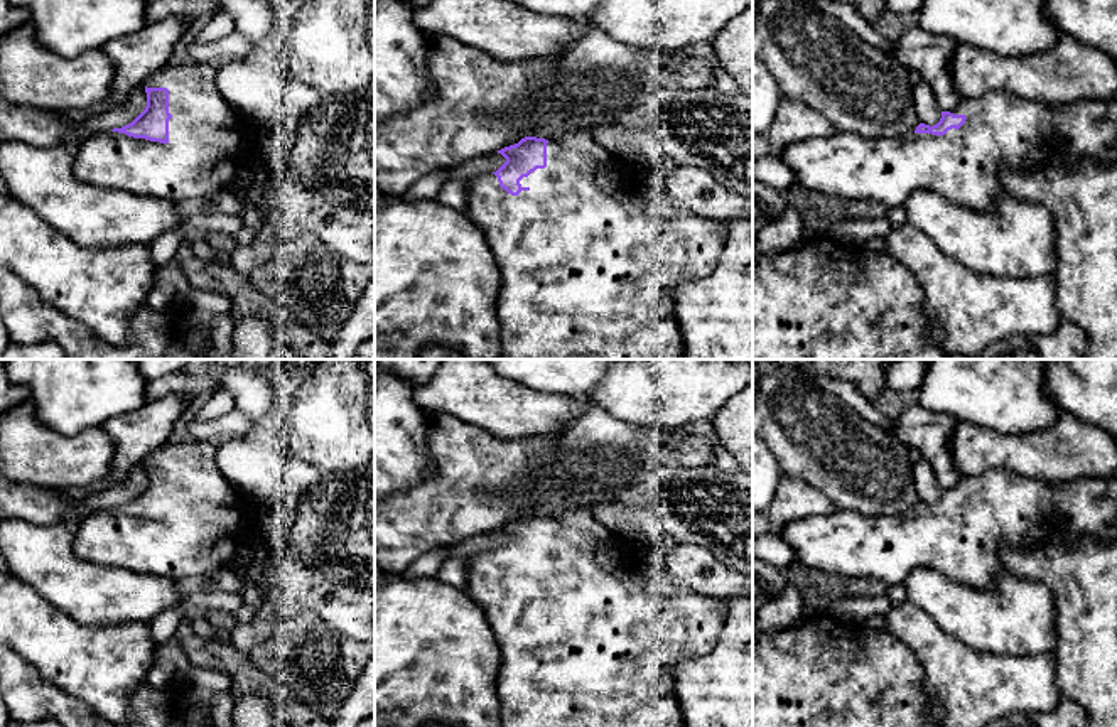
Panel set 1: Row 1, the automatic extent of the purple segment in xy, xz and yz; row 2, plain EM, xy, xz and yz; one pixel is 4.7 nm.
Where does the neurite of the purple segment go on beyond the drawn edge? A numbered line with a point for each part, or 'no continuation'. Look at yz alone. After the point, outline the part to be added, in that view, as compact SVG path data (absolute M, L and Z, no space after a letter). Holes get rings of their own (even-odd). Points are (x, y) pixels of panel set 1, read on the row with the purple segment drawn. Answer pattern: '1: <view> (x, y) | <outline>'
1: yz (964, 166) | M1006 93L960 100L950 111L963 115L965 123L945 135L911 133L898 138L866 138L835 132L828 138L808 138L788 145L780 159L793 170L795 186L852 201L876 201L886 207L904 206L915 191L933 191L955 206L992 211L1004 194L1001 169L1036 169L1056 145L1068 165L1093 157L1102 164L1117 159L1117 100L1078 100L1068 105L1043 105Z

